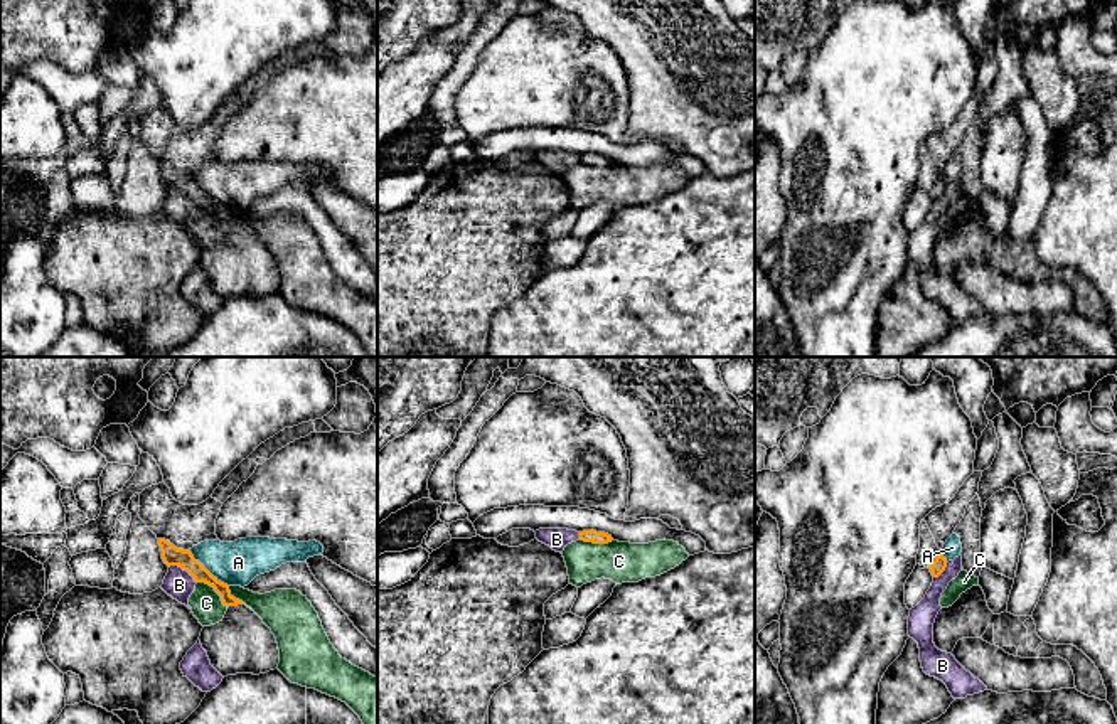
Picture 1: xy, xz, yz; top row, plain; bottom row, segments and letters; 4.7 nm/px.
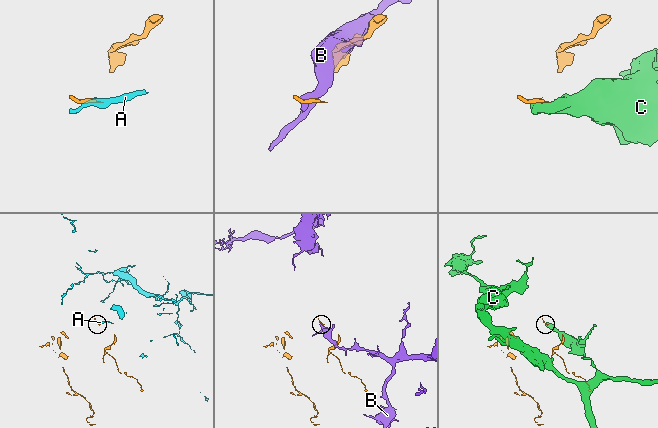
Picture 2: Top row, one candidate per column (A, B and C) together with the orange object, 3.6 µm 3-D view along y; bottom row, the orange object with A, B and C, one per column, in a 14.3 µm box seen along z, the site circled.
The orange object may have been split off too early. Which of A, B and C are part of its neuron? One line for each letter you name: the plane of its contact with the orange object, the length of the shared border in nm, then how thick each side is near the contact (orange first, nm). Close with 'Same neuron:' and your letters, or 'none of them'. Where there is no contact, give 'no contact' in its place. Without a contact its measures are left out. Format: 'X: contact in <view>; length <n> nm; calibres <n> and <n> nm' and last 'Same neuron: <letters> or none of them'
Same neuron: none of them

